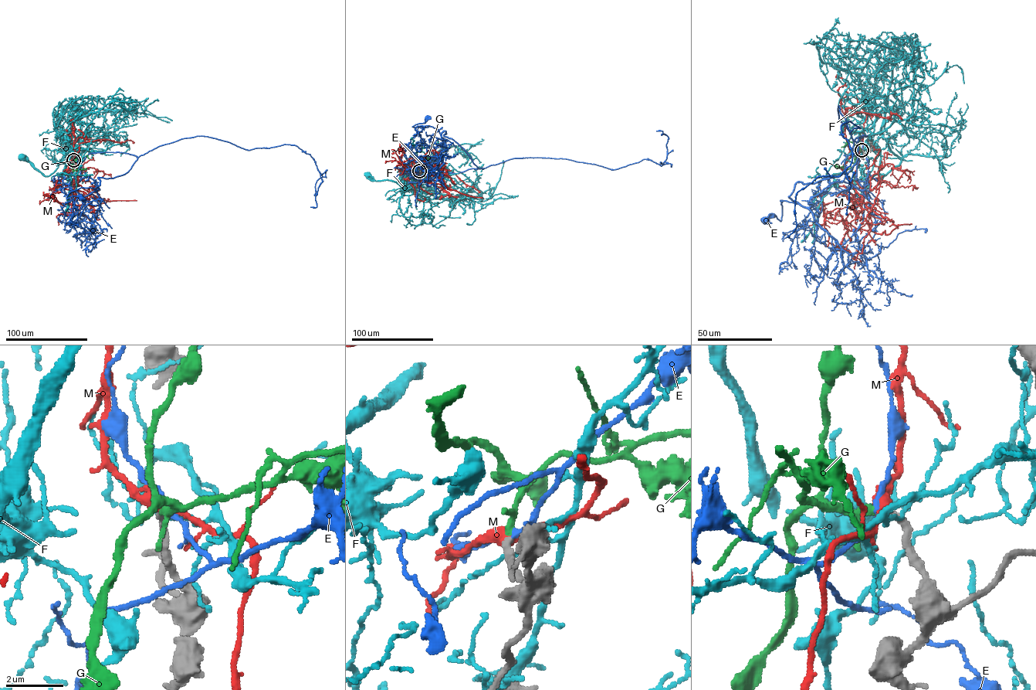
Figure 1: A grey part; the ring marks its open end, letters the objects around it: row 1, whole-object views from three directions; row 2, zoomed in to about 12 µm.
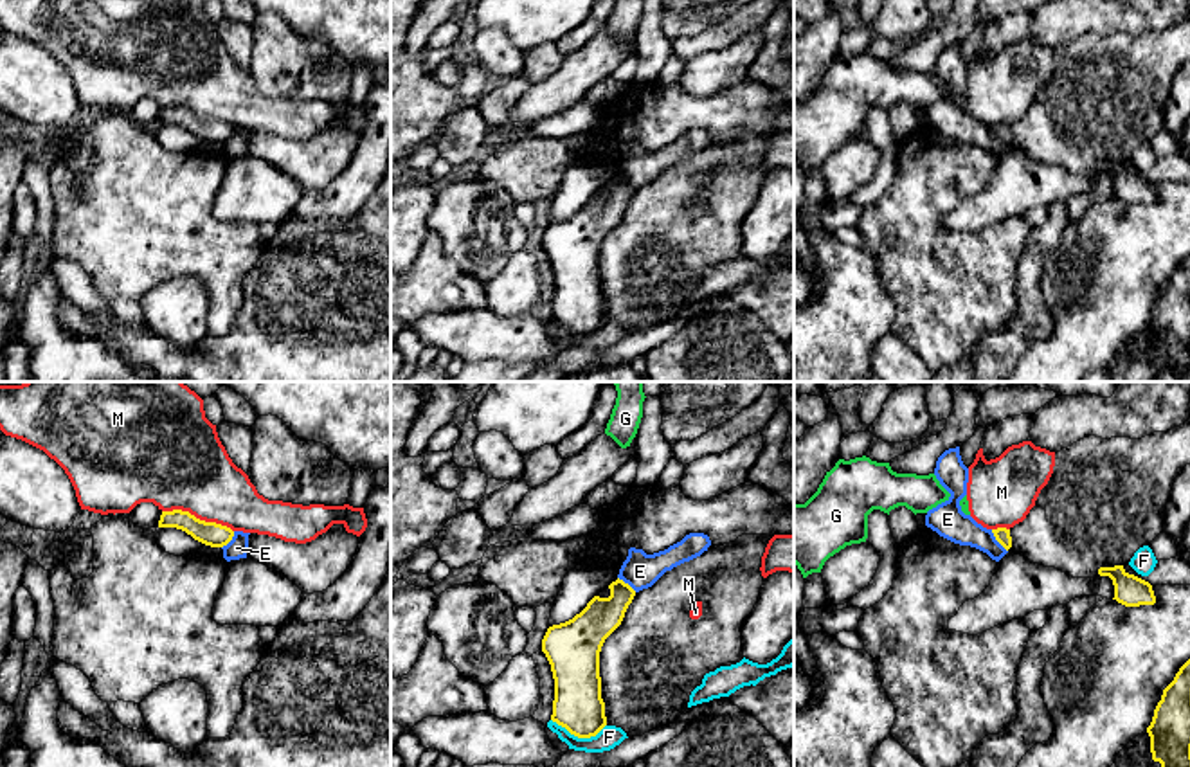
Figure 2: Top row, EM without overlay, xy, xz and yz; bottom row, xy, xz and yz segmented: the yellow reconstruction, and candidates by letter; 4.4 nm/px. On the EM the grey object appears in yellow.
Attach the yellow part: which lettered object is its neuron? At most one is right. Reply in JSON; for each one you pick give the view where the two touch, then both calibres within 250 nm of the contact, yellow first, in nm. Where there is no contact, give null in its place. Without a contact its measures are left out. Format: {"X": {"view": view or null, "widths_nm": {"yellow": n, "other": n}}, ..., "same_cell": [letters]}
{"G": {"view": null}, "same_cell": ["G"]}

